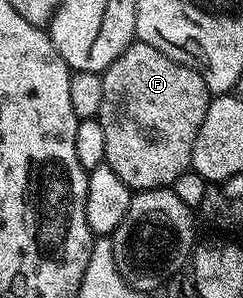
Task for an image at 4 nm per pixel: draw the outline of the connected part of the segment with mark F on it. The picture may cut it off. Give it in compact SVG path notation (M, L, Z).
M137 40L128 46L110 67L105 69L102 83L102 107L98 120L106 135L106 164L133 191L170 187L178 175L187 171L192 163L194 139L206 119L210 94L202 75L150 47L145 41Z

